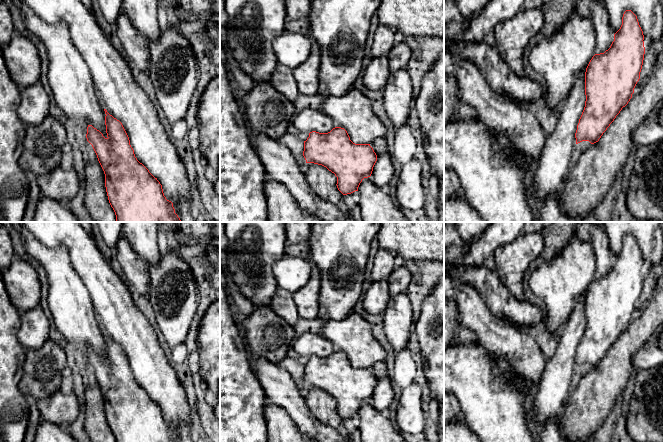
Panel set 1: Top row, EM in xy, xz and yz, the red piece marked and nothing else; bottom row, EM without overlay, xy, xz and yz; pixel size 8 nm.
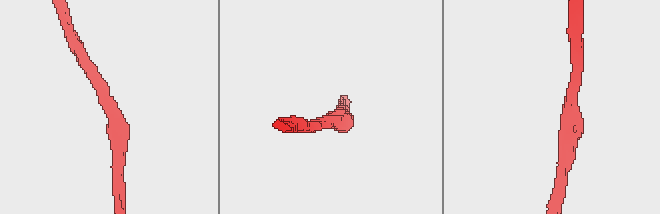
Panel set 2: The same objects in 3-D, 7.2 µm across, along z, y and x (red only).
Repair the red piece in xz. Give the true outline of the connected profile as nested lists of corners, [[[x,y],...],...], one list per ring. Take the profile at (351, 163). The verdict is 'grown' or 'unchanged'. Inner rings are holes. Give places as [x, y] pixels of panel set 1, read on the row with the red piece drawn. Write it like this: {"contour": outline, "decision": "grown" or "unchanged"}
{"contour": [[[304,109],[293,118],[293,125],[300,132],[307,132],[309,137],[304,141],[303,156],[306,163],[314,163],[326,167],[337,177],[337,188],[343,194],[358,191],[364,178],[371,176],[377,161],[377,155],[370,144],[355,144],[350,140],[344,128],[336,127],[334,121],[321,109]]], "decision": "grown"}

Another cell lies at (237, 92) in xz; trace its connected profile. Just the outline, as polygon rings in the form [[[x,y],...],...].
[[[235,82],[233,83],[232,85],[232,91],[233,91],[233,95],[236,99],[236,101],[238,102],[238,104],[240,105],[240,107],[242,108],[242,110],[244,111],[243,109],[243,101],[242,101],[242,98],[244,97],[244,95],[246,93],[244,93],[239,87],[238,87],[238,84]]]

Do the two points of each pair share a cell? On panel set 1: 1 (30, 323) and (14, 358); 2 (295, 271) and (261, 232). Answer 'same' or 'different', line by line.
1: different
2: same

